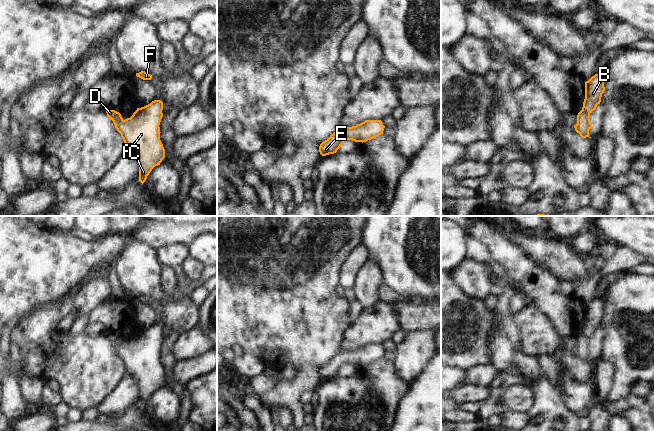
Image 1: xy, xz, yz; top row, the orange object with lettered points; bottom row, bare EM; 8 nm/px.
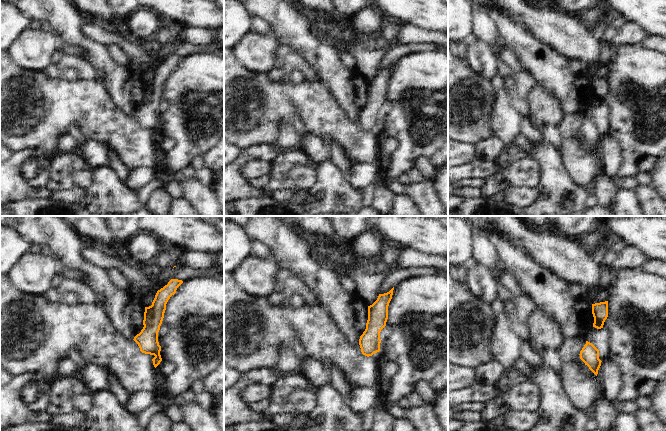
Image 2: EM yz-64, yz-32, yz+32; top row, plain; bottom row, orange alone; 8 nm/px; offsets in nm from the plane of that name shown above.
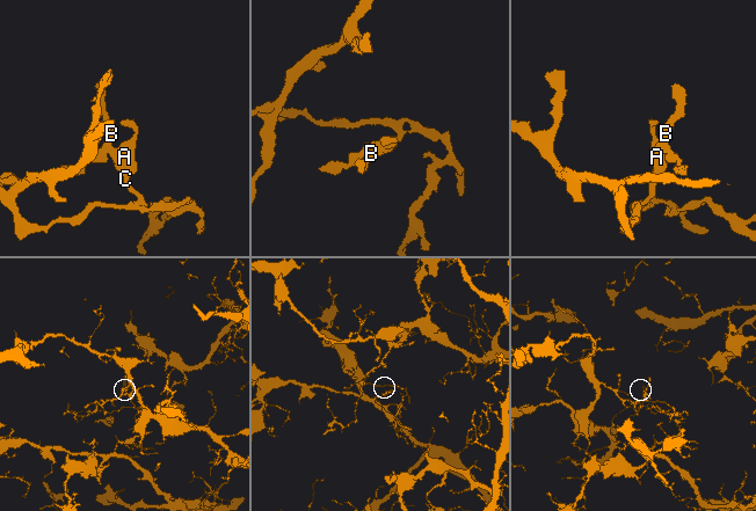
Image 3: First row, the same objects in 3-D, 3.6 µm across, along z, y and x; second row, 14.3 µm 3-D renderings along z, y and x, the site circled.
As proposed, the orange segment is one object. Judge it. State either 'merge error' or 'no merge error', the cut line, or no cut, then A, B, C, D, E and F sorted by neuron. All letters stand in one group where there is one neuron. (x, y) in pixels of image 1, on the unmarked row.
no merge error; no cut; A B C D E F

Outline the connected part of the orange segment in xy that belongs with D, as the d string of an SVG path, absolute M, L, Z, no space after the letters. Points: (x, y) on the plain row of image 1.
M154 324L144 331L137 332L133 339L125 344L115 334L106 335L126 368L125 374L137 385L139 405L142 408L152 393L160 389L165 382L159 351L163 341L162 334L163 326Z

